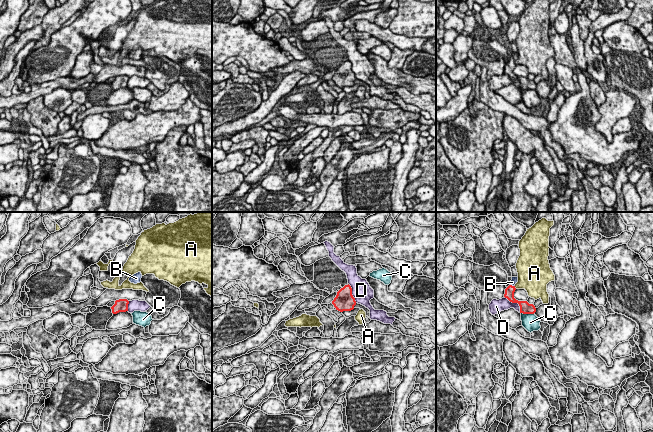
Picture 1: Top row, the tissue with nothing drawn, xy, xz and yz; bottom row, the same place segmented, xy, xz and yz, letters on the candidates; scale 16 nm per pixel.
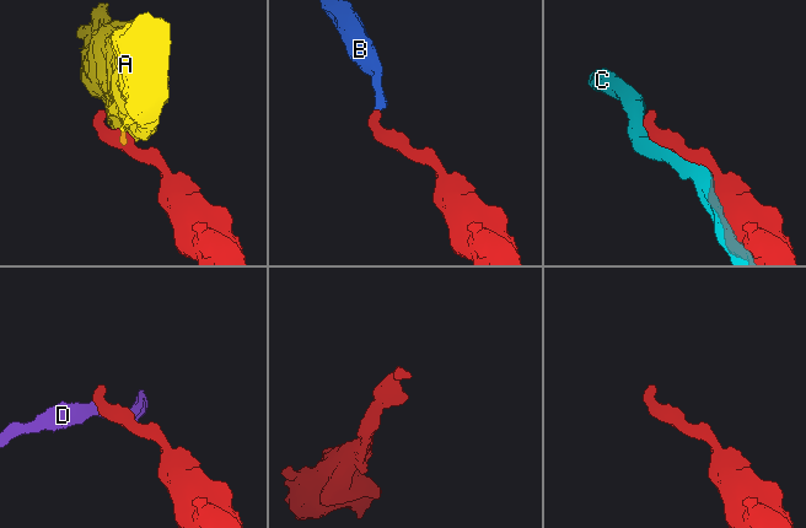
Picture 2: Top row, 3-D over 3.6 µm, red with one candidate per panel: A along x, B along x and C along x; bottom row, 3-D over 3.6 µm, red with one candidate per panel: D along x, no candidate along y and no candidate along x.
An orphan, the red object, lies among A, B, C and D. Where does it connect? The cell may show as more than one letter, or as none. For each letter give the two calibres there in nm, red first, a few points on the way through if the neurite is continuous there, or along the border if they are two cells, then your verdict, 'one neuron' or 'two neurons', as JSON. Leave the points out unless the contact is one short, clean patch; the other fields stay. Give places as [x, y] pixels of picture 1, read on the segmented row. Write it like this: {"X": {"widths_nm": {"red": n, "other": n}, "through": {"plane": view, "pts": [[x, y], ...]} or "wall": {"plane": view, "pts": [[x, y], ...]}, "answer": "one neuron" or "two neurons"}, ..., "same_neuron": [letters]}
{"A": {"widths_nm": {"red": 160, "other": 320}, "wall": {"plane": "yz", "pts": [[514, 286], [516, 288]]}, "answer": "two neurons"}, "B": {"widths_nm": {"red": 160, "other": 100}, "through": {"plane": "yz", "pts": [[509, 291], [511, 285], [514, 280]]}, "answer": "one neuron"}, "C": {"widths_nm": {"red": 190, "other": 280}, "answer": "two neurons"}, "D": {"widths_nm": {"red": 190, "other": 190}, "answer": "two neurons"}, "same_neuron": ["B"]}

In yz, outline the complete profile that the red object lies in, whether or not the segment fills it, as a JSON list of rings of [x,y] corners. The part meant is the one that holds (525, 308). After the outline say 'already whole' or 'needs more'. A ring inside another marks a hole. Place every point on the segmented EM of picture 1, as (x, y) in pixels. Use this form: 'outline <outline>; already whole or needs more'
outline [[[512,277],[510,285],[505,289],[504,297],[512,303],[518,303],[520,306],[520,313],[534,314],[536,308],[533,304],[529,304],[527,301],[518,301],[514,298],[514,292],[516,290],[515,284],[518,282],[518,277]]]; needs more

